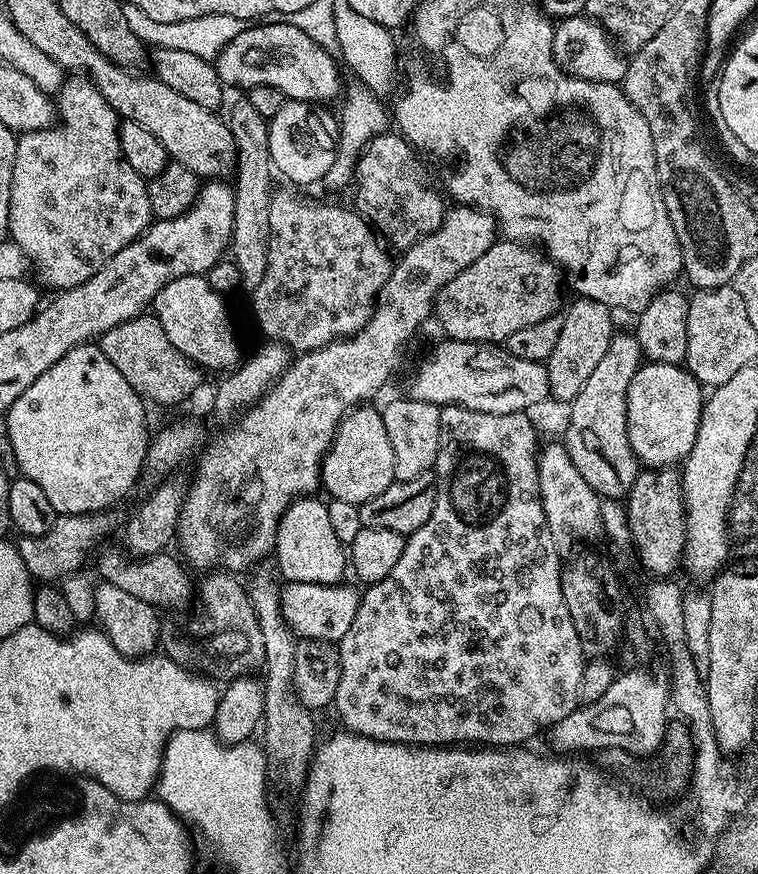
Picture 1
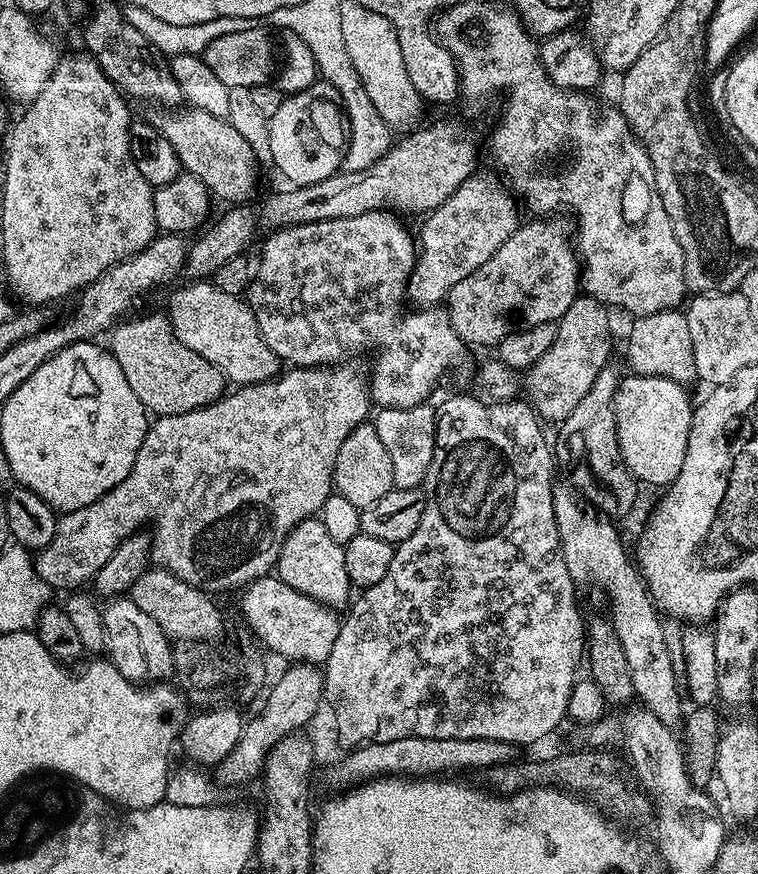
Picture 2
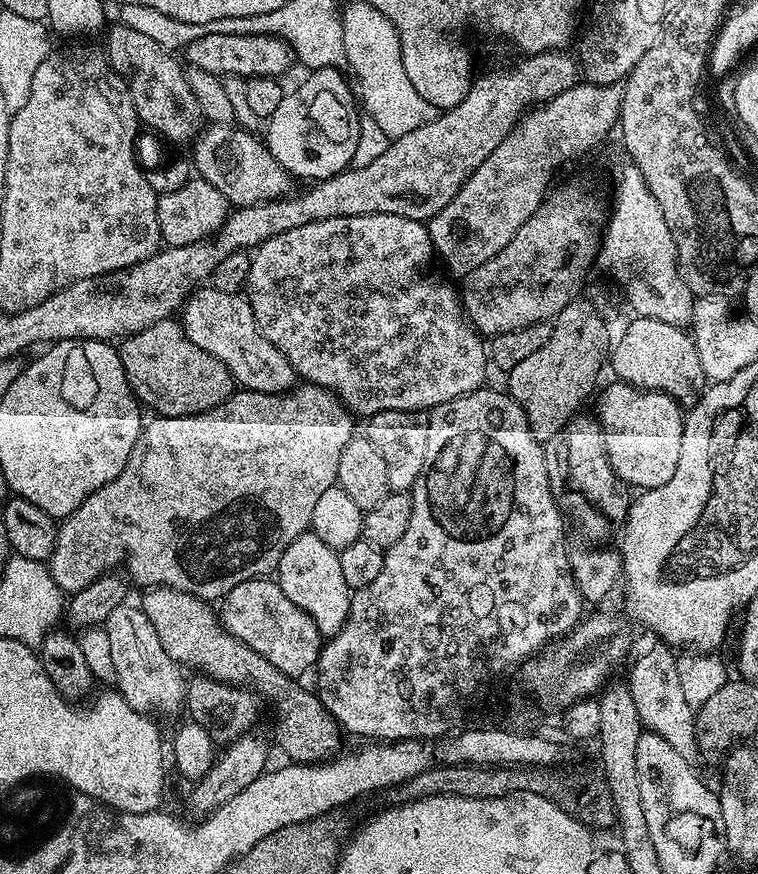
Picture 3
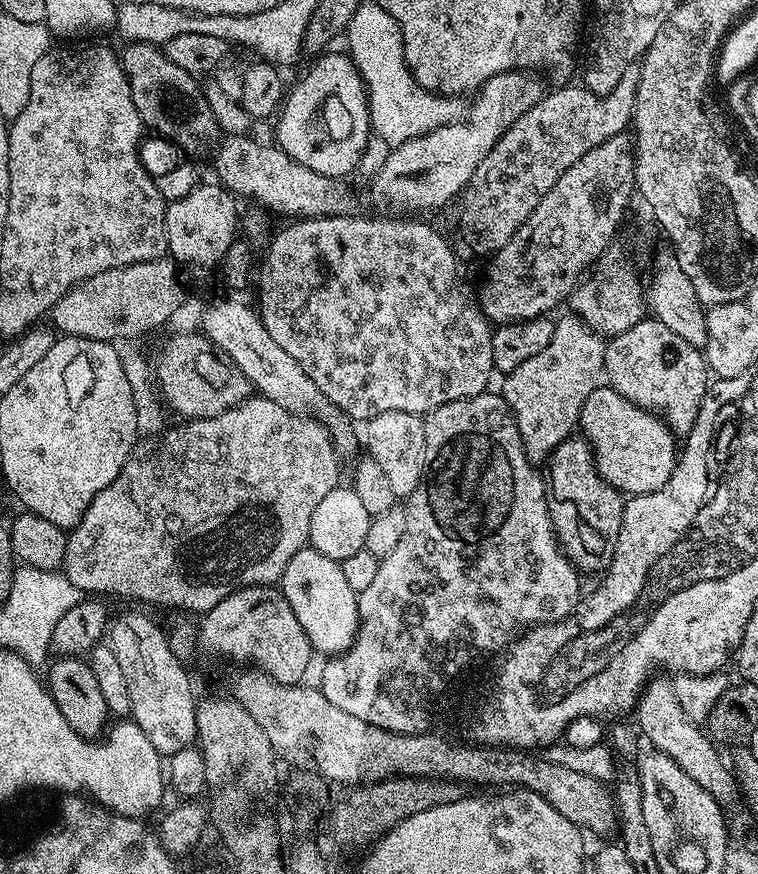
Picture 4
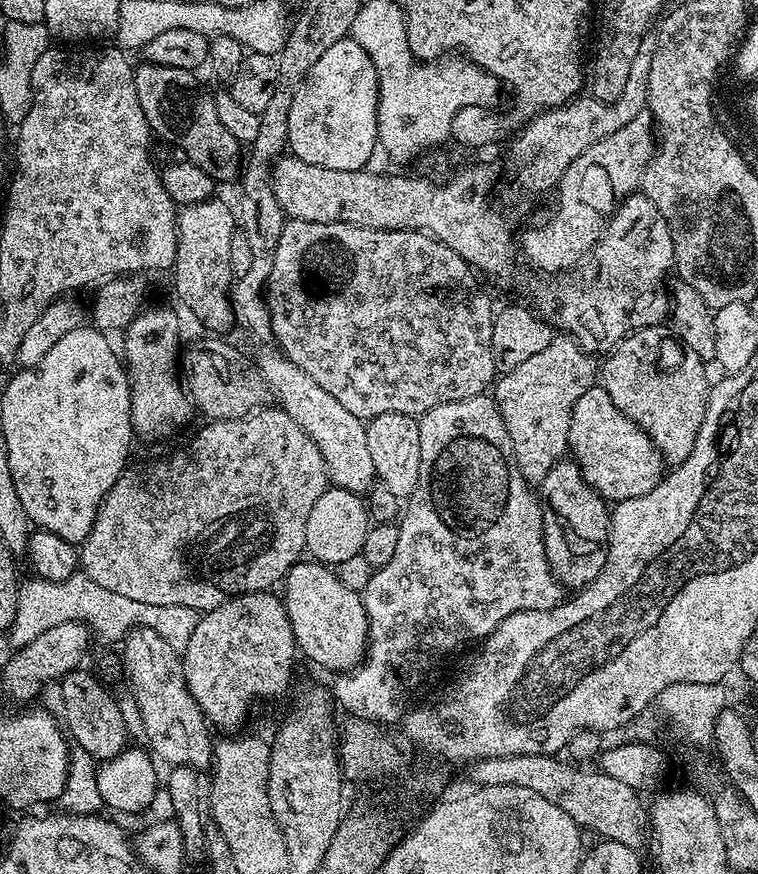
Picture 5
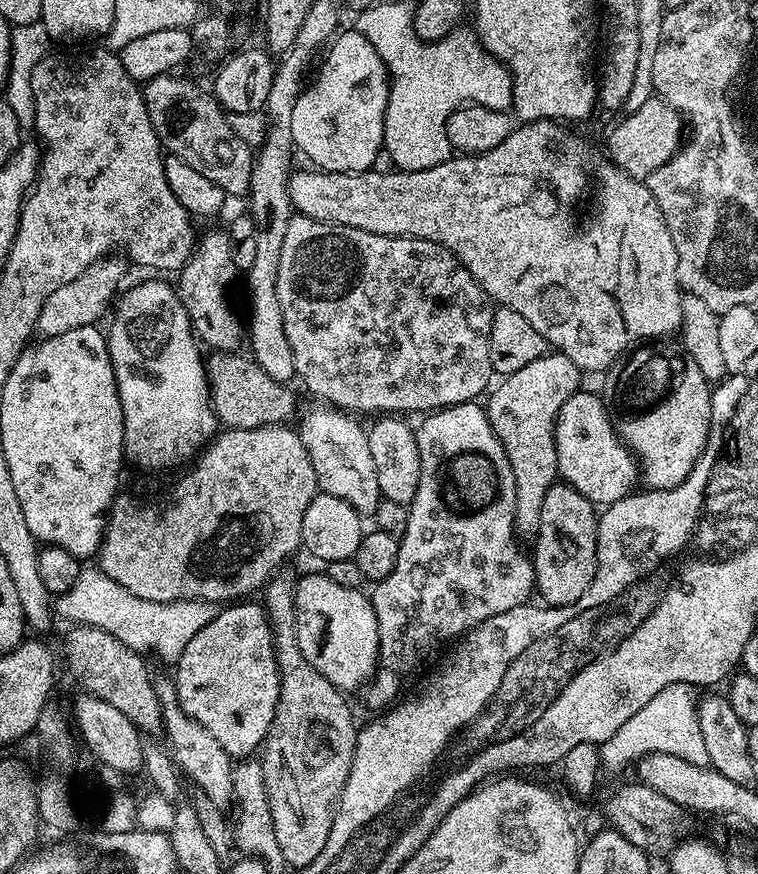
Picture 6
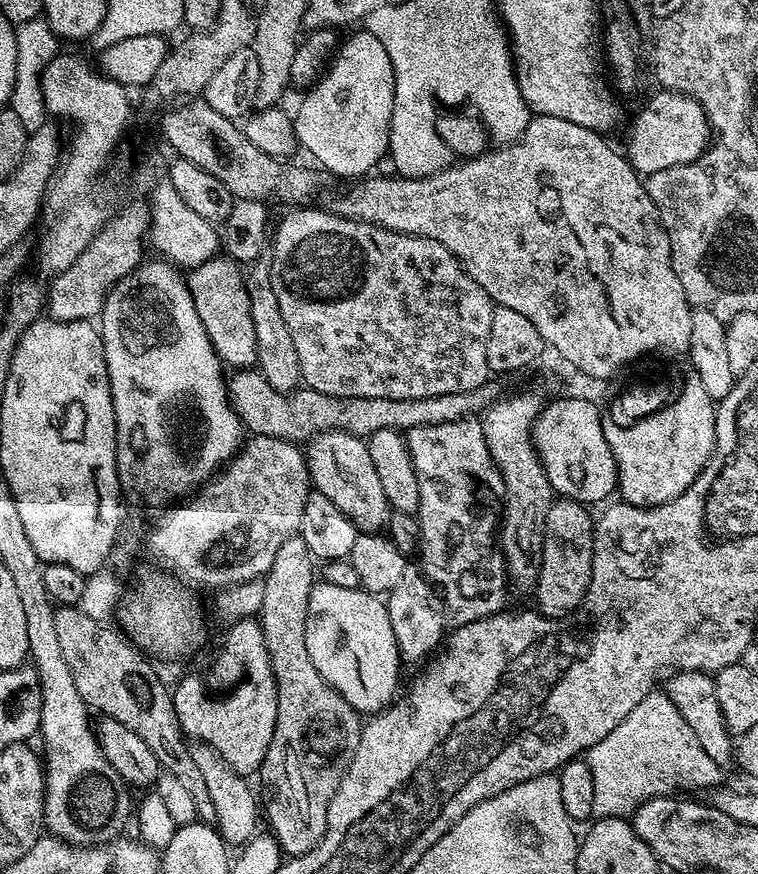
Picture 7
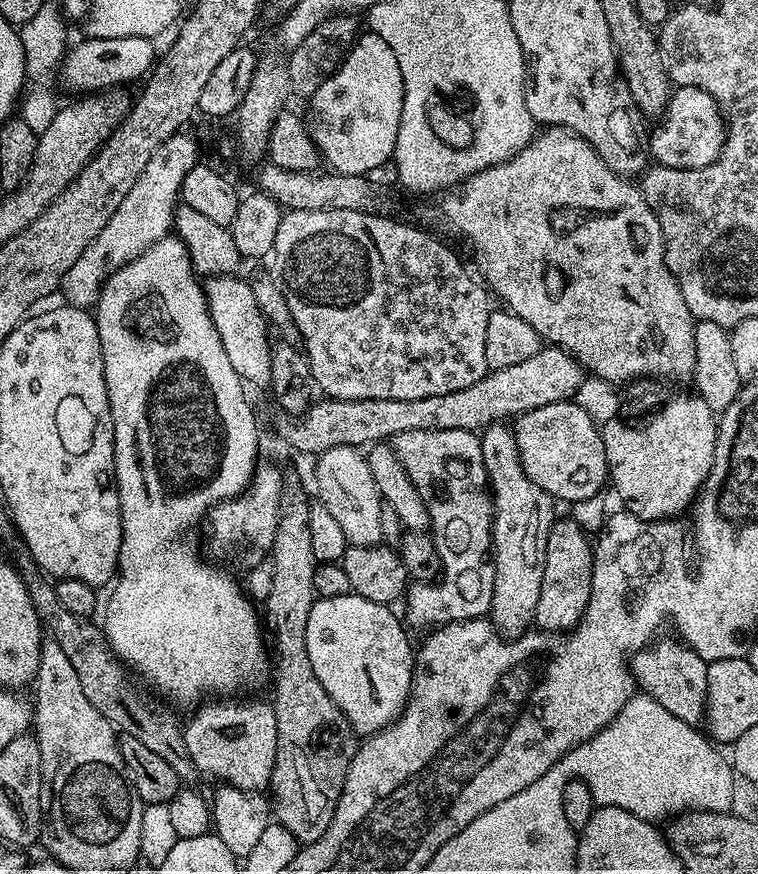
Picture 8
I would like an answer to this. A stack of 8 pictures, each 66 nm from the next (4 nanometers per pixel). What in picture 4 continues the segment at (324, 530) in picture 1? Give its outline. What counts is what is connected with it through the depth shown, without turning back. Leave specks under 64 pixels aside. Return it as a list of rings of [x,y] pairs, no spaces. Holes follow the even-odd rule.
[[[311,546],[300,548],[298,554],[286,562],[286,570],[280,575],[278,587],[286,602],[290,602],[294,618],[298,618],[302,630],[306,630],[306,638],[310,638],[317,653],[339,654],[356,640],[360,625],[358,594],[350,590],[337,561],[326,558],[326,554],[318,554],[318,550]]]

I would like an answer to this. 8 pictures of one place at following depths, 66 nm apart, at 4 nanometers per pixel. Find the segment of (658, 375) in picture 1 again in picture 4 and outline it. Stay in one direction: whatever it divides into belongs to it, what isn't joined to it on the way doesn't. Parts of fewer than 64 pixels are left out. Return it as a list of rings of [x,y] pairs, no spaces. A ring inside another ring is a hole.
[[[601,386],[586,398],[578,428],[592,448],[596,472],[619,492],[629,497],[641,496],[657,492],[670,482],[678,459],[677,437],[659,416],[622,398],[614,389]]]

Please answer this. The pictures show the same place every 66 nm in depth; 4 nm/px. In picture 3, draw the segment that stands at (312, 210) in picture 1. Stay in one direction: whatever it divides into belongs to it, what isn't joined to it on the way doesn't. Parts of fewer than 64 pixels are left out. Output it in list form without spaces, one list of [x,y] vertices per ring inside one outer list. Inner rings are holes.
[[[366,214],[365,216],[343,216],[342,218],[326,218],[322,222],[310,222],[306,226],[298,226],[294,230],[286,230],[286,234],[278,234],[266,242],[262,242],[258,250],[251,253],[252,265],[248,275],[246,298],[254,310],[254,318],[262,330],[262,334],[292,363],[297,377],[307,383],[316,384],[319,388],[327,388],[339,403],[357,417],[367,418],[385,412],[423,413],[438,407],[442,402],[450,402],[459,396],[465,396],[485,387],[484,375],[490,369],[490,356],[486,351],[485,341],[479,332],[468,323],[464,309],[460,306],[460,294],[455,287],[451,288],[444,280],[435,280],[427,276],[423,268],[434,257],[432,239],[427,227],[419,220],[402,218],[398,214]]]

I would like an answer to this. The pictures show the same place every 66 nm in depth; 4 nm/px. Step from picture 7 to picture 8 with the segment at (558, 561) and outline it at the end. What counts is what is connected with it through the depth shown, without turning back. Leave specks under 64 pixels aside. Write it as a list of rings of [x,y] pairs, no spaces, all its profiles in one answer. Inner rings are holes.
[[[557,519],[546,538],[546,562],[542,570],[542,594],[538,594],[535,627],[540,630],[567,630],[584,617],[592,589],[590,536],[576,520]]]

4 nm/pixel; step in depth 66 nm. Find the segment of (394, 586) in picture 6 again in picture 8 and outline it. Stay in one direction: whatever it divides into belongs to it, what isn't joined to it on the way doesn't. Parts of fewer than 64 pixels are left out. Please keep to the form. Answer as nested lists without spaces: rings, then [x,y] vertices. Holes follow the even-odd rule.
[[[406,430],[392,437],[390,443],[410,482],[414,482],[418,494],[422,494],[422,502],[426,502],[430,535],[442,576],[444,572],[441,584],[416,582],[407,589],[402,611],[407,627],[431,630],[450,622],[487,617],[492,609],[492,493],[488,487],[486,466],[482,462],[480,436],[466,430]]]

